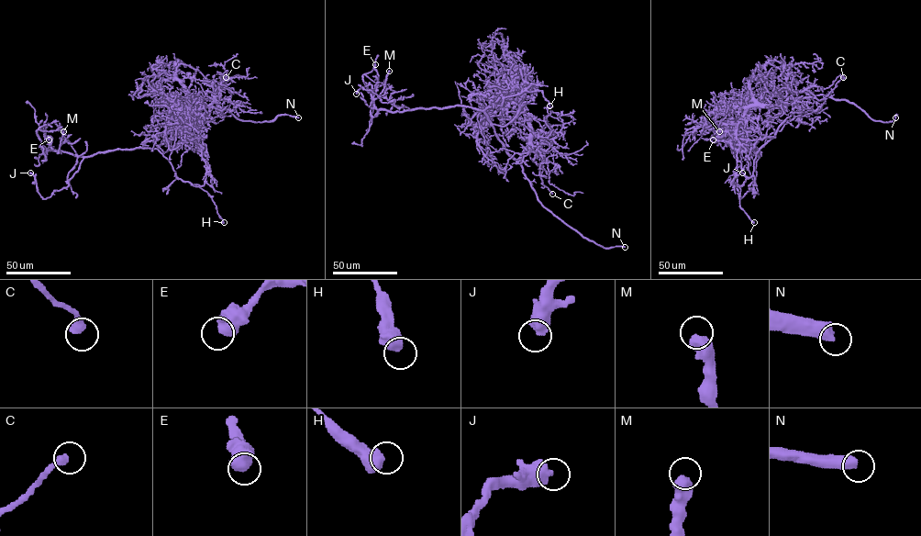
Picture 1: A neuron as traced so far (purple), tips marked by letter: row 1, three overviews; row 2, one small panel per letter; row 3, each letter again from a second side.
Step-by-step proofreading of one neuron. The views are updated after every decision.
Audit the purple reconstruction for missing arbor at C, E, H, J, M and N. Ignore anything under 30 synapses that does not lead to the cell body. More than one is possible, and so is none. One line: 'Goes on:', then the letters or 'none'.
Goes on: C, N

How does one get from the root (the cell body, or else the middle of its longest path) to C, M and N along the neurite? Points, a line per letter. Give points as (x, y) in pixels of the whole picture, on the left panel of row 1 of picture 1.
C: (167, 130), (170, 120), (193, 99), (206, 106), (211, 104), (216, 89), (226, 77)
M: (167, 130), (156, 148), (116, 149), (87, 156), (48, 150), (58, 150), (63, 131)
N: (167, 130), (170, 120), (196, 94), (242, 120), (270, 121), (280, 115), (298, 117)

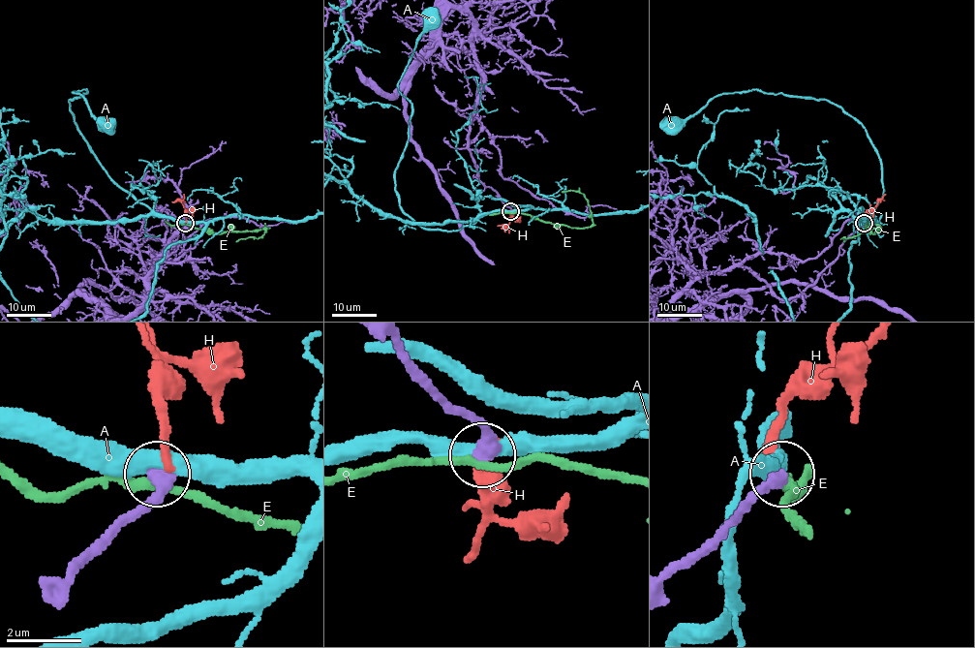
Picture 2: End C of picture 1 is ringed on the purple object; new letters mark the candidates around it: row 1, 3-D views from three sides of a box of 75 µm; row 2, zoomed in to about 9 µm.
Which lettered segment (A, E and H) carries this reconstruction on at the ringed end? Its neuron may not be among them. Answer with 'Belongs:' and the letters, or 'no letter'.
Belongs: no letter

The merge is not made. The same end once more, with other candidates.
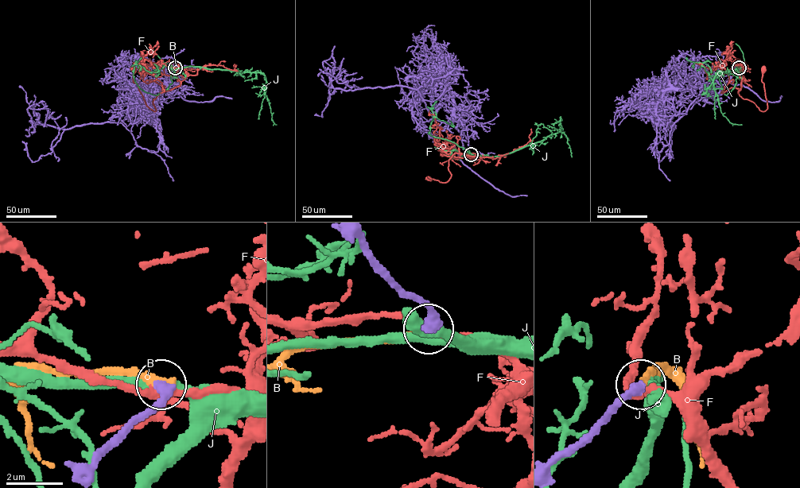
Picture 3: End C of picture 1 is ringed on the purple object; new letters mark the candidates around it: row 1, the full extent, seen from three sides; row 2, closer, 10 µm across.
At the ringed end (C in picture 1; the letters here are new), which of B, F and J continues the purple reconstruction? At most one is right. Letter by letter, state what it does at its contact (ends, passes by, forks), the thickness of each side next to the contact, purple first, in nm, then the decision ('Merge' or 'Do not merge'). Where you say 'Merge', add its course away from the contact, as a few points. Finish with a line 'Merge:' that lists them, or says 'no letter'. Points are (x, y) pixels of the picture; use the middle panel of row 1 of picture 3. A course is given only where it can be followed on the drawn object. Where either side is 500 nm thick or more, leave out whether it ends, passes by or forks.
B: It ends there. Thickness 400 nm (purple) against 280 nm. Merge
F: It passes by. Thickness 400 nm (purple) against 240 nm. Do not merge
J: It passes by. Thickness 400 nm (purple) against 320 nm. Do not merge
Merge: B

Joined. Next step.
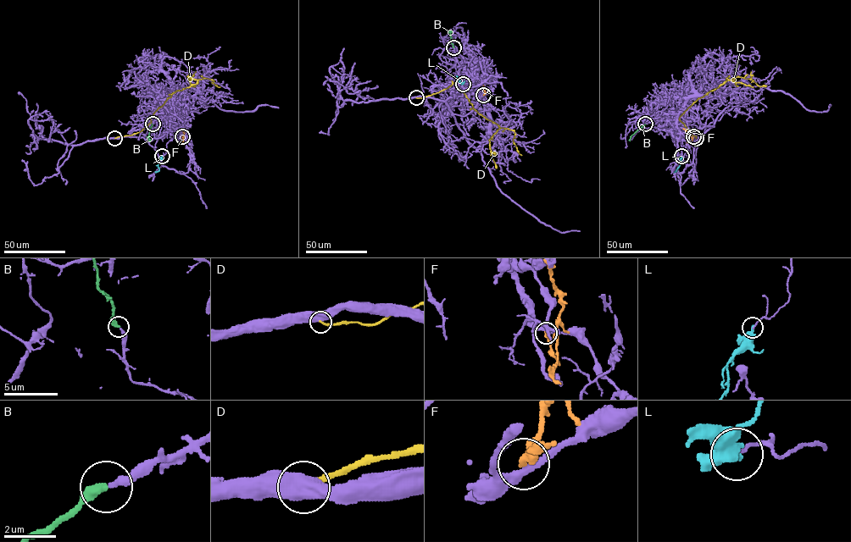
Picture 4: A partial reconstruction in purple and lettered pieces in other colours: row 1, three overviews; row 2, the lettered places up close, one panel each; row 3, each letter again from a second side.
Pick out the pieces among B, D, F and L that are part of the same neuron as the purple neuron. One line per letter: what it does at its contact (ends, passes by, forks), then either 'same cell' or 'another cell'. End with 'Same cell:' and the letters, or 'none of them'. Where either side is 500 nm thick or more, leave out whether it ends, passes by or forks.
B: it ends; same cell
D: another cell
F: it ends; another cell
L: it ends; another cell
Same cell: B

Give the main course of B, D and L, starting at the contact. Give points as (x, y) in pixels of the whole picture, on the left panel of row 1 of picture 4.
B: (152, 124), (149, 141)
D: (114, 138), (136, 133), (145, 128), (153, 113), (173, 93), (197, 82), (188, 76), (191, 84), (195, 85)
L: (162, 156), (158, 165), (159, 170), (155, 171)

